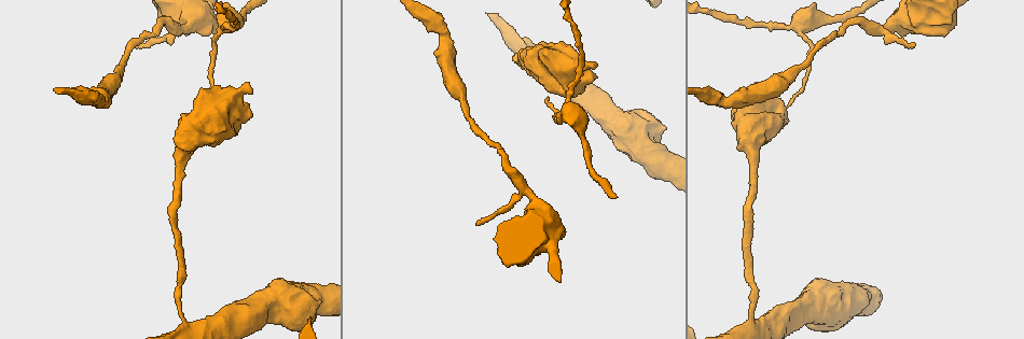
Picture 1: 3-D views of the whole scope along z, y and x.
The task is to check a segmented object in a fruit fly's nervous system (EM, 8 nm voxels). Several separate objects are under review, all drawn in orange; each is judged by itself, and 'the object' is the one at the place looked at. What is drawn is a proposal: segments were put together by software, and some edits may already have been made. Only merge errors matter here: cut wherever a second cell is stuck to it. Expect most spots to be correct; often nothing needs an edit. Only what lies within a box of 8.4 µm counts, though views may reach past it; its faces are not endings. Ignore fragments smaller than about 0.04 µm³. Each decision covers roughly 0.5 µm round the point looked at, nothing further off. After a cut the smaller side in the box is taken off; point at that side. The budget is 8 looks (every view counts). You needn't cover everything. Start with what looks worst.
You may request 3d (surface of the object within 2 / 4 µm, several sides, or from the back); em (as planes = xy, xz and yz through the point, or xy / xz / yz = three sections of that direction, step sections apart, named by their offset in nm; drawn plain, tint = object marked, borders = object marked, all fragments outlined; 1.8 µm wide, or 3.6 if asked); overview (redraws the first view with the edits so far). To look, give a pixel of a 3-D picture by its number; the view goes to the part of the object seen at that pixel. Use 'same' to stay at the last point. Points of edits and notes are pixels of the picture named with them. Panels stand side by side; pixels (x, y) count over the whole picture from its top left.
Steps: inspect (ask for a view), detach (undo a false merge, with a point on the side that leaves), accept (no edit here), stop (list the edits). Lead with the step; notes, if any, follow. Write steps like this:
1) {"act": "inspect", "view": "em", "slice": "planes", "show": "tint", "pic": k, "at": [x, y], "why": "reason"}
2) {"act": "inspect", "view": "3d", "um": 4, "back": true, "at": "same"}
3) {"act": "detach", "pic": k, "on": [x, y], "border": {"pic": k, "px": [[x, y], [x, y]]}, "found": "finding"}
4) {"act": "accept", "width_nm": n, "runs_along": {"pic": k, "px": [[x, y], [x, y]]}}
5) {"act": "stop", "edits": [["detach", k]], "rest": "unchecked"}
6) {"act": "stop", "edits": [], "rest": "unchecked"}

{"act": "inspect", "view": "em", "slice": "xy", "step": 4, "show": "tint", "pic": 1, "at": [825, 21], "why": "calibre changes"}

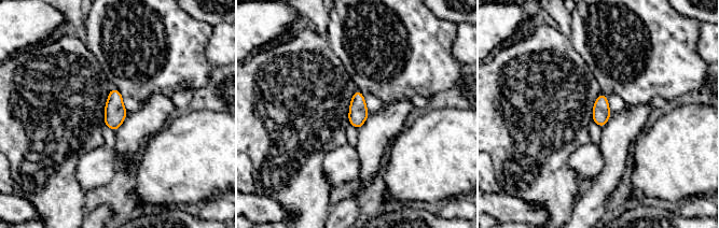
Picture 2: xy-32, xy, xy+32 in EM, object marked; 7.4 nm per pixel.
{"act": "inspect", "view": "em", "slice": "planes", "show": "tint", "at": "same", "why": "another direction"}

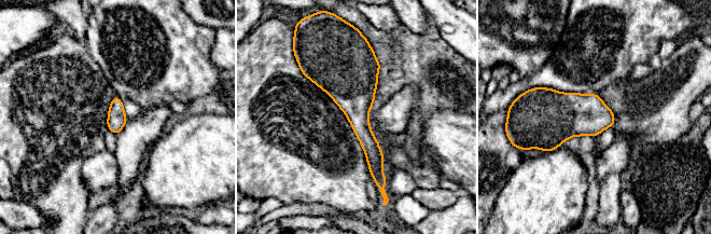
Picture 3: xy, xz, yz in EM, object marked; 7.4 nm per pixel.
{"act": "accept", "found": "all the same cell"}

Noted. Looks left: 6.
{"act": "inspect", "view": "3d", "um": 4, "pic": 1, "at": [751, 316]}

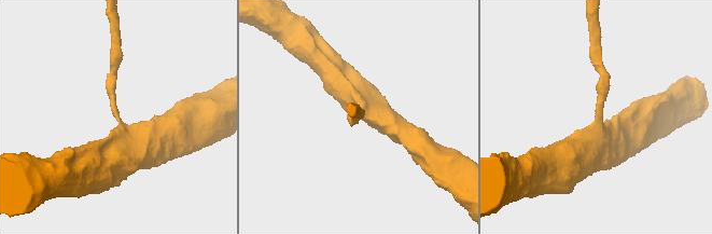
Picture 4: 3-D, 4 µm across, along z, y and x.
{"act": "inspect", "view": "em", "slice": "yz", "step": 4, "show": "borders", "pic": 4, "at": [600, 114]}

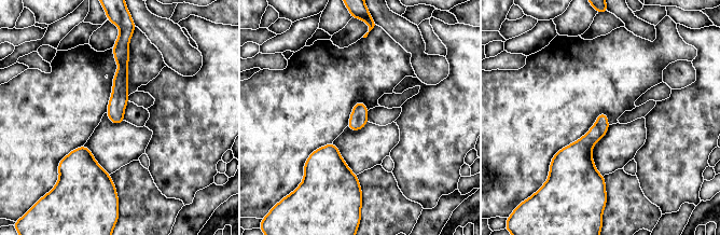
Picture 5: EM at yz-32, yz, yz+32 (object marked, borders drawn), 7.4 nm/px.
{"act": "accept", "arms": 3, "runs_along": {"pic": 5, "px": [[123, 53], [118, 121]]}, "found": "one cell here"}

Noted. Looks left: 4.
{"act": "inspect", "view": "em", "slice": "planes", "show": "tint", "pic": 1, "at": [121, 71], "why": "thick turns thin"}

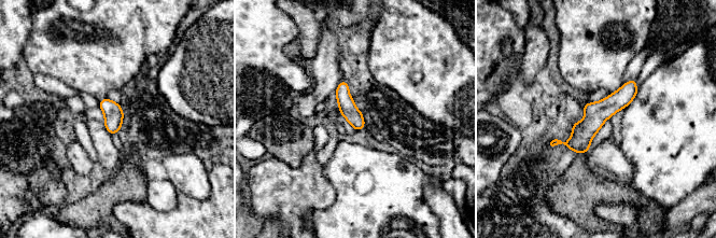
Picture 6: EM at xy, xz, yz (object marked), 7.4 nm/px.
{"act": "accept", "runs_along": {"pic": 6, "px": [[633, 82], [572, 142], [555, 142]]}, "found": "one cell here"}

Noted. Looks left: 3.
{"act": "stop", "edits": [], "rest": "unchecked"}

